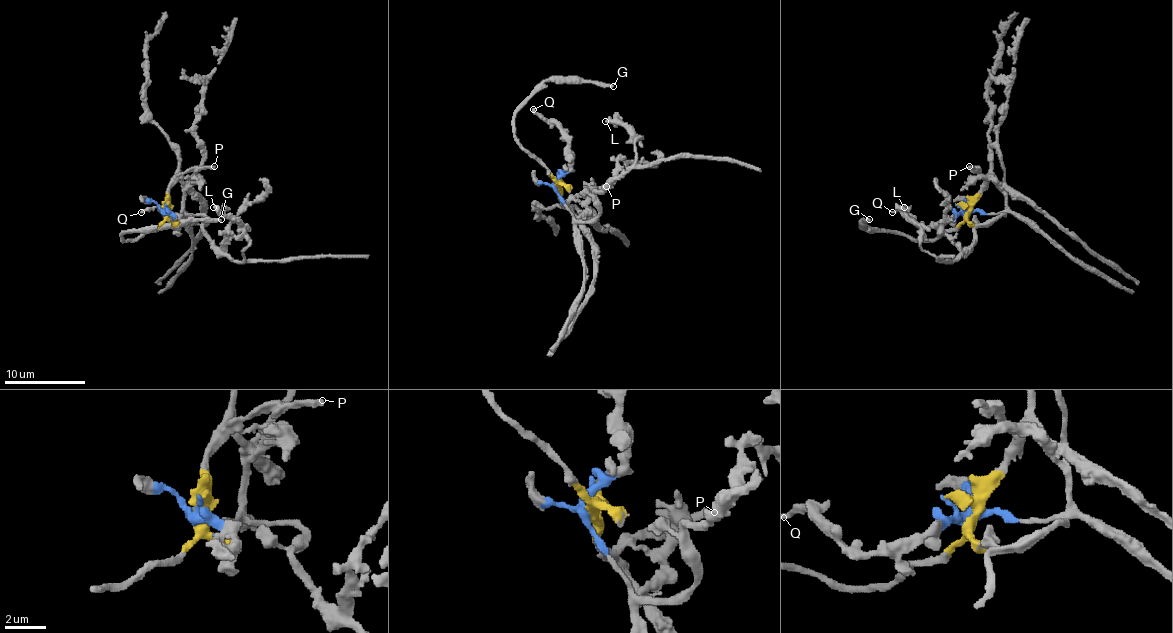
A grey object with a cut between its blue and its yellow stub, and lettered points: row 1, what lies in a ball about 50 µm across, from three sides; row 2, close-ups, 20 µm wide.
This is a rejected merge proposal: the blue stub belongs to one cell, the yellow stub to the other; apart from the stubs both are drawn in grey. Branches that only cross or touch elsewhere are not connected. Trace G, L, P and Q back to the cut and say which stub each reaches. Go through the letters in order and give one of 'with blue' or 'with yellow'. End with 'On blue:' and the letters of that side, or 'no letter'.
G: with yellow
L: with blue
P: with yellow
Q: with blue
On blue: L, Q

